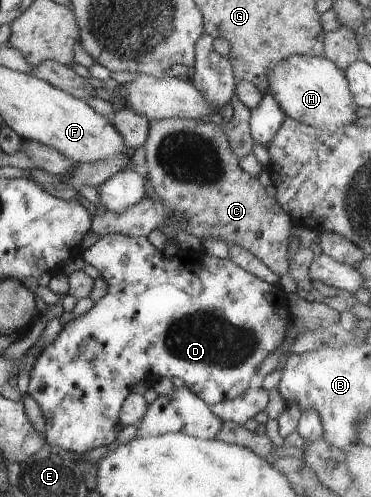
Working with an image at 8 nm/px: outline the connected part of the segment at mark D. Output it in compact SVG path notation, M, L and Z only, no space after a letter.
M112 233L99 238L94 245L89 247L81 255L85 263L93 265L99 273L100 277L108 283L108 293L101 297L99 301L93 303L93 307L80 316L73 318L67 322L57 339L53 343L47 344L38 355L33 369L30 373L28 394L39 403L46 421L44 430L46 443L50 447L61 447L73 453L87 453L95 447L101 445L107 446L114 444L119 433L123 431L124 426L121 425L119 415L122 411L123 401L130 394L130 387L137 385L139 381L151 381L151 375L155 377L177 377L185 383L185 387L202 399L207 405L215 405L219 402L231 400L241 393L245 393L251 387L251 379L257 375L259 367L263 365L265 357L279 350L284 338L287 337L289 323L289 313L287 311L288 296L283 297L283 291L278 284L271 285L257 278L251 272L237 266L229 258L220 259L207 254L203 250L180 252L180 254L164 257L165 253L153 246L145 236L128 236Z

